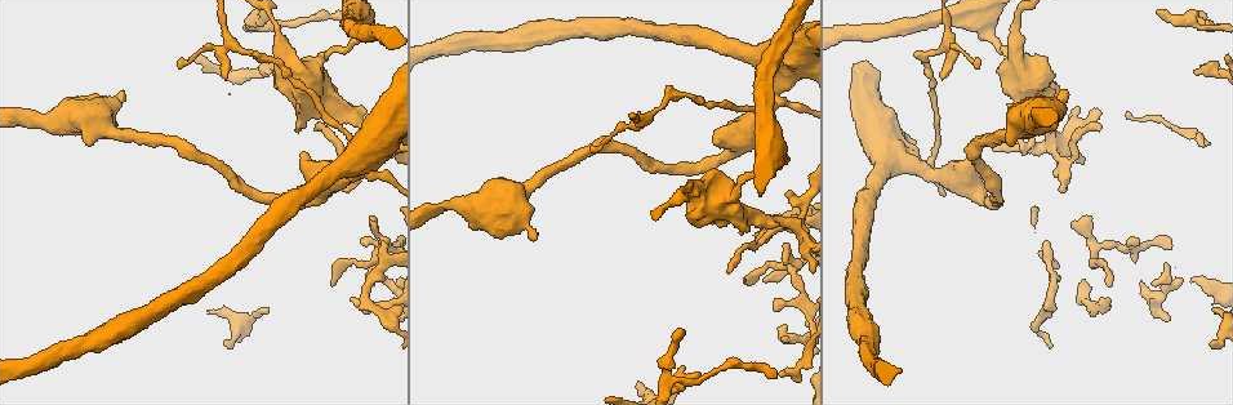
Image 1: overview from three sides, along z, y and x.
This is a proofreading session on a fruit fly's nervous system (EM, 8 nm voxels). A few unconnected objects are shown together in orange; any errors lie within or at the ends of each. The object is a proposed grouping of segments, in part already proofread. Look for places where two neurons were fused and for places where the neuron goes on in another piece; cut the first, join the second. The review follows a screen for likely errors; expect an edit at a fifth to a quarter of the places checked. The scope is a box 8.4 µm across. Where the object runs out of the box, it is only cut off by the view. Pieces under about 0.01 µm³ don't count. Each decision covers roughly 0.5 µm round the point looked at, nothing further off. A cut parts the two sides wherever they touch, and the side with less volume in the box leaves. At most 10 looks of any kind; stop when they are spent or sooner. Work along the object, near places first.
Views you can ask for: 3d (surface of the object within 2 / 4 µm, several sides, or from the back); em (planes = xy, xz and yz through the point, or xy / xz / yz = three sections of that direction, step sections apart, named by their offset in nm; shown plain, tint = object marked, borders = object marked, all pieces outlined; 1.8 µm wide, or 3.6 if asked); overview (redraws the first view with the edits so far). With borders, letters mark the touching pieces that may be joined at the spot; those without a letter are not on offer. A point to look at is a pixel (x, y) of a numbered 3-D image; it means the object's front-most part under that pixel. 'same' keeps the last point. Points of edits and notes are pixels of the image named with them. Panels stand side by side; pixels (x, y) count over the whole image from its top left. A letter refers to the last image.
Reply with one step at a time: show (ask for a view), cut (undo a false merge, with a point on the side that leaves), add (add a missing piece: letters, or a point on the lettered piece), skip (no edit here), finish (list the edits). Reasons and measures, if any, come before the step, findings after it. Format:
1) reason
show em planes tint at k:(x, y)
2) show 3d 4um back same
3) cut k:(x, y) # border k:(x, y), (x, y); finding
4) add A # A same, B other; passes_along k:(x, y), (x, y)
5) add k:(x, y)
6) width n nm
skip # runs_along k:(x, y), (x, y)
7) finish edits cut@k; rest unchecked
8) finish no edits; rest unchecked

calibre changes
show em xz step 8 tint at 1:(794, 105)

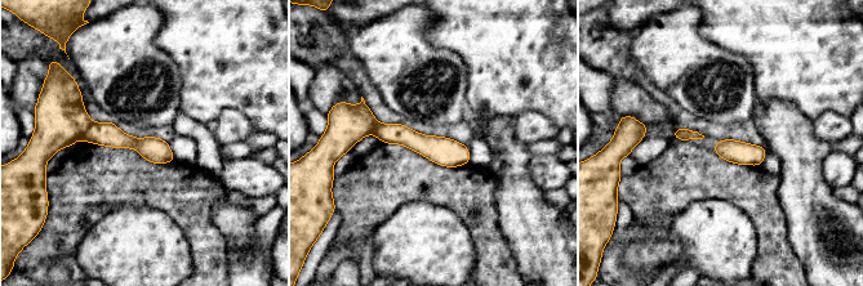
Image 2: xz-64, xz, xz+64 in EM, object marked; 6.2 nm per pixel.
cut it another way
show em planes borders same

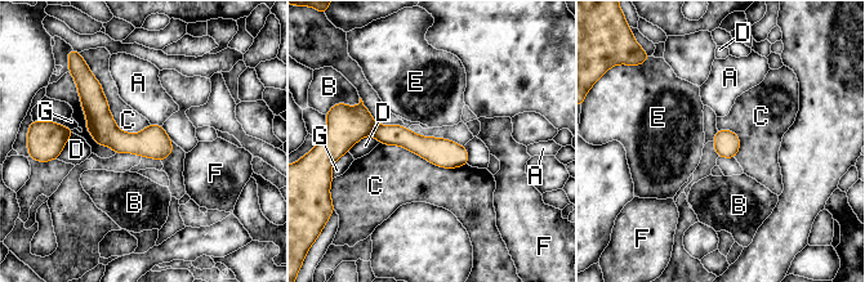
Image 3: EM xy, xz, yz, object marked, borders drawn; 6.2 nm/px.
cut 3:(387, 134) # A other, B other, C other, D other, E other, F other, G other; part_leaving 3:(94, 85), (121, 142), (169, 150); a second neuron is stuck on

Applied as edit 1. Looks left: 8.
long arm stops here
show 3d 2um at 1:(1106, 299)

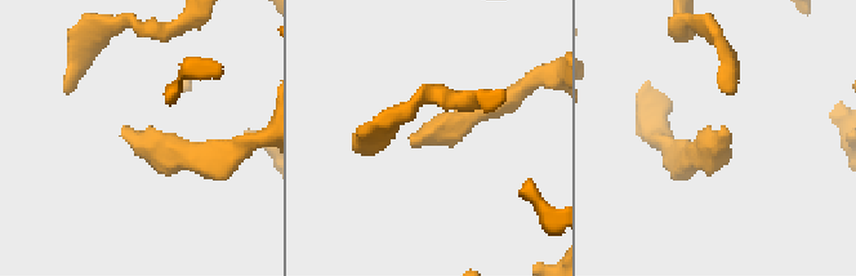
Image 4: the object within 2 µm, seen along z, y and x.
show em planes borders at 4:(727, 132)

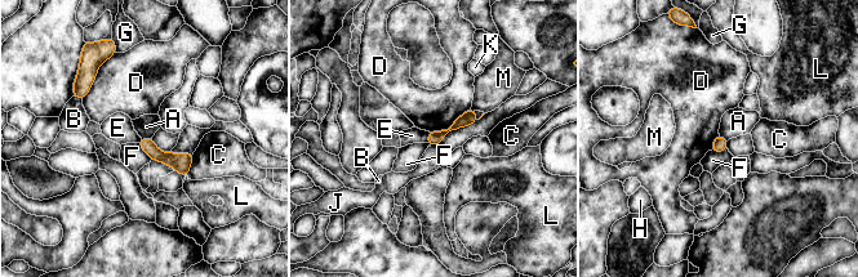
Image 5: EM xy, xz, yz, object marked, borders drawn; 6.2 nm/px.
skip # A other, B other, C other, D other, E other, F other, G other, H other, J other, K other, L other, M other; border 5:(141, 137), (151, 138); no lettered piece goes on from it

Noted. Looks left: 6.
abrupt turn
show 3d 4um at 1:(1207, 27)

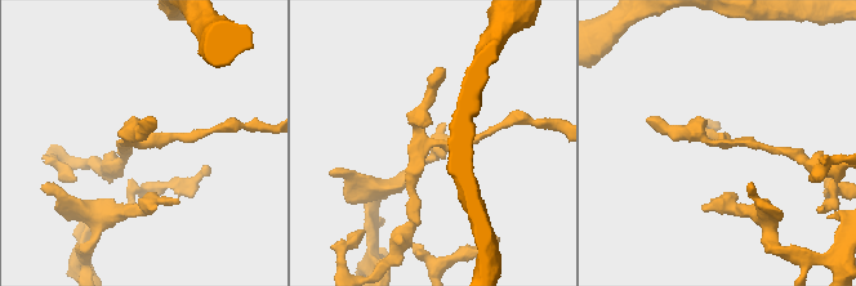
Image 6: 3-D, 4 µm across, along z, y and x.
show em xz step 16 tint at 6:(723, 144)

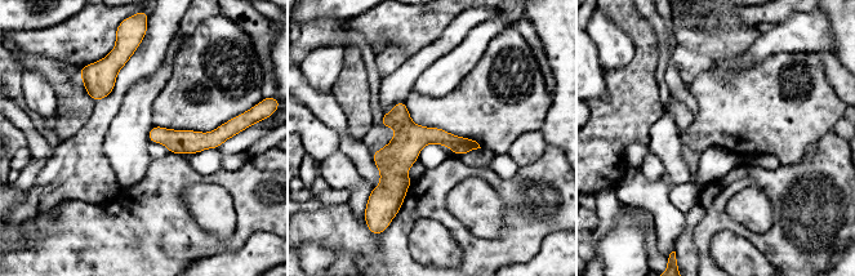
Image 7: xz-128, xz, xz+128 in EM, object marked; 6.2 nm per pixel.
see the neighbours
show em xz step 16 borders same

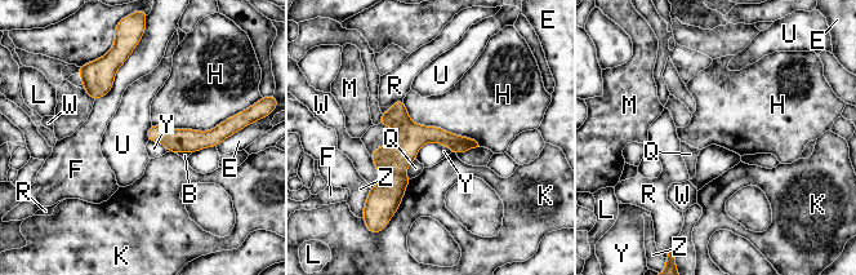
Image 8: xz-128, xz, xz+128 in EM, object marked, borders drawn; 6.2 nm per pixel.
skip # B other, E other, F other, H other, K other, L other, M other, Q other, R other, U other, W other, Y other, Z other; border 8:(451, 151), (426, 142), (415, 159); continuous, no second neuron

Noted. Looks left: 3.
finish edits cut@3; rest unchecked

